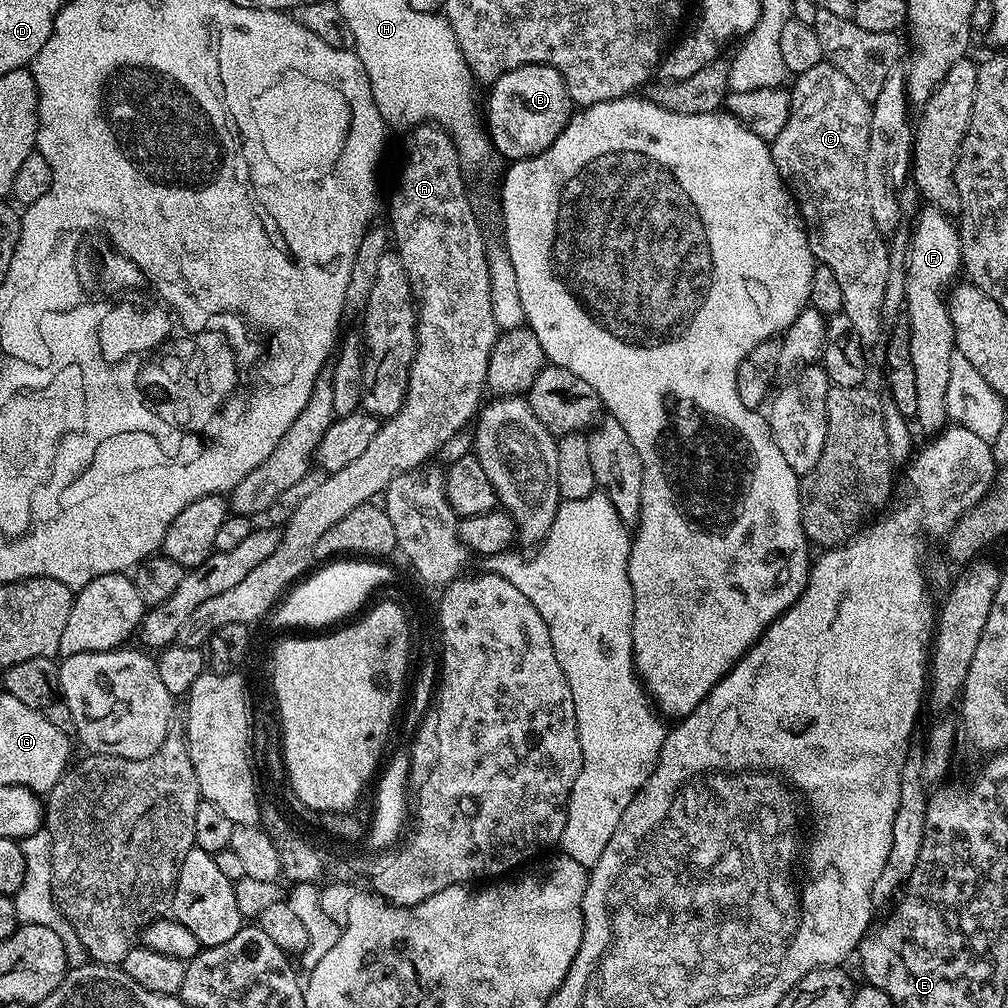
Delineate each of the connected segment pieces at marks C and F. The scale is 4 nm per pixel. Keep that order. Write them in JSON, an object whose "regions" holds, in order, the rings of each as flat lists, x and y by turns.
{"regions":[[[827,62,810,66,810,70,799,73,791,84,792,112,779,141,771,145,772,161,780,171,780,177,788,185,800,215,804,217,808,245,813,257,834,270,834,278,838,278,838,286,842,286,843,311,846,318,850,318,850,326,854,326,863,344,872,346,876,335,884,328,882,298,886,298,886,274,890,274,890,258,889,241,874,226,874,218,868,205,868,191,864,185,864,159,872,117,870,103,855,89,853,82,845,74]],[[924,206,917,211,914,217,914,223,916,225,910,228,910,239,908,242,908,277,906,278,906,294,904,295,904,302,906,305,906,320,908,316,908,352,906,352,906,359,910,362,914,362,914,379,916,385,916,391,918,393,918,410,914,417,915,423,920,423,920,428,927,434,935,434,945,427,949,423,948,411,946,410,946,389,950,387,950,362,954,358,956,353,956,339,954,338,954,326,950,322,950,314,948,313,948,302,946,299,946,293,953,287,956,275,961,275,962,265,960,263,960,233,957,225,952,224,950,221,949,213,943,212,940,208,933,208,931,206]]]}

